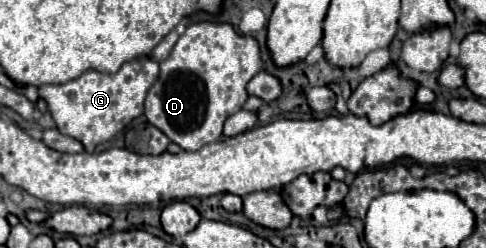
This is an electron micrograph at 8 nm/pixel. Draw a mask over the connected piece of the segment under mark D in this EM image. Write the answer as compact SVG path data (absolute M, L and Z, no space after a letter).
M198 22L188 26L186 34L180 36L170 56L160 62L160 76L150 88L144 104L144 116L150 124L162 130L182 150L194 152L214 140L222 138L222 124L228 116L238 112L246 102L246 82L262 70L258 42L252 36L240 36L230 24Z

